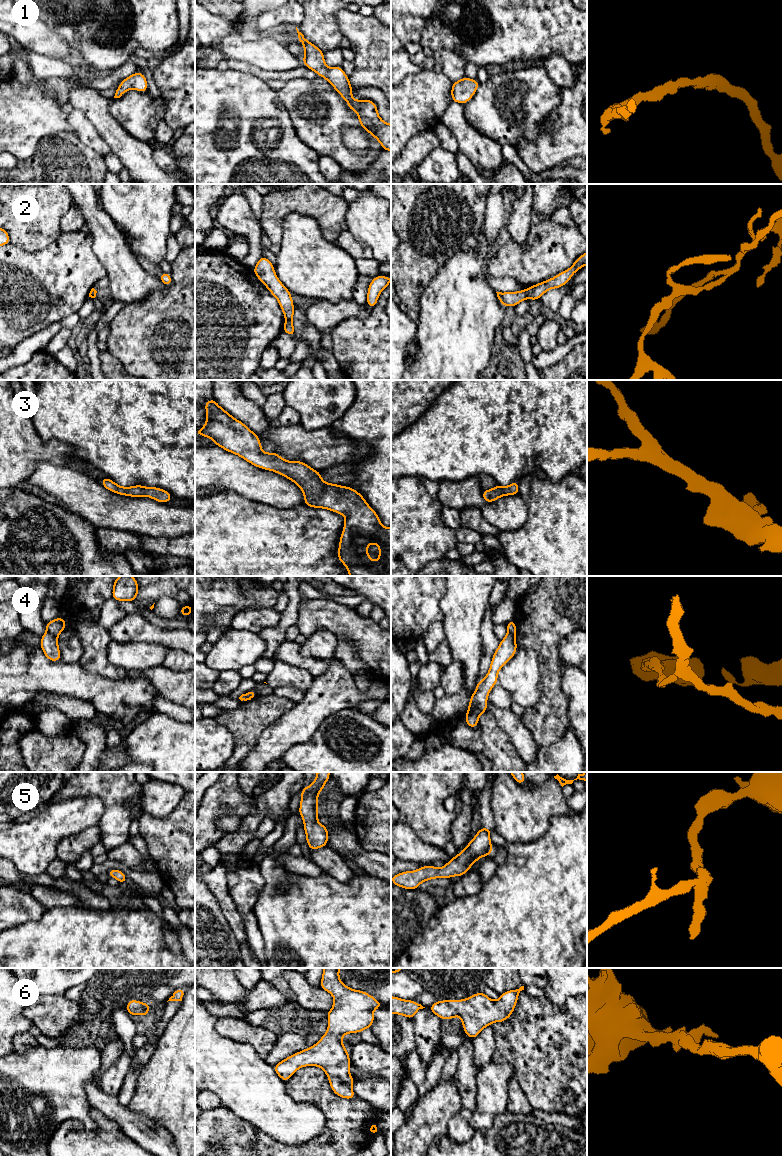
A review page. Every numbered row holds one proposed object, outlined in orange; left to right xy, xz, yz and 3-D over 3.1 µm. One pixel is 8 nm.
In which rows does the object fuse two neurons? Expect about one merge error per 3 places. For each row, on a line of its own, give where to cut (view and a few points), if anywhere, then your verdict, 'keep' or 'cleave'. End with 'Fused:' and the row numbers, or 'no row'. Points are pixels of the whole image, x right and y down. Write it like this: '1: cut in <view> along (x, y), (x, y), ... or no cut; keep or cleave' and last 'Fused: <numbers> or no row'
1: no cut; keep
2: cut in yz along (525, 290), (527, 297); cleave
3: no cut; keep
4: cut in xy along (47, 631), (56, 636); cleave
5: no cut; keep
6: no cut; keep
Fused: 2, 4

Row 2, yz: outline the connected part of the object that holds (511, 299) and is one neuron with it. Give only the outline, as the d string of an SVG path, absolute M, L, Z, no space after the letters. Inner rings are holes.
M526 290L517 292L496 292L499 302L503 306L515 307L518 303L522 302L527 298Z

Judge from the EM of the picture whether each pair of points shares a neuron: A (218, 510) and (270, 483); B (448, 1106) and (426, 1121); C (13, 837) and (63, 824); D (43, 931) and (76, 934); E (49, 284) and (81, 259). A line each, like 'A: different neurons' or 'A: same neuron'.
A: different neurons
B: same neuron
C: same neuron
D: same neuron
E: same neuron

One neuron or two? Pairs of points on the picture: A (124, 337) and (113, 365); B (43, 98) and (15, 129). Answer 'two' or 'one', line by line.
A: two
B: one

